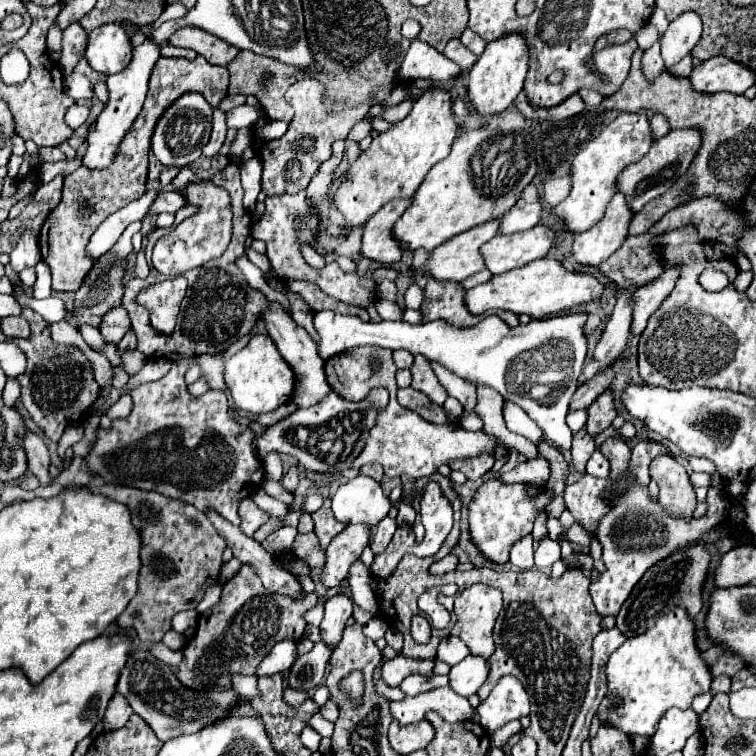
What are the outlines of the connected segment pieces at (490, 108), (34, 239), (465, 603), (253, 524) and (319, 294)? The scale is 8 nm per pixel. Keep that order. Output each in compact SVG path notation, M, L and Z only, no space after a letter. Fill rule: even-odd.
M509 34L489 42L477 64L469 70L467 78L467 98L473 110L481 116L493 116L501 114L507 106L511 106L517 94L523 90L523 82L527 76L527 62L529 62L529 52L523 36Z
M25 230L21 240L17 242L15 250L11 252L11 268L15 272L21 272L25 268L33 268L37 266L37 262L41 260L38 235L33 230Z
M475 584L475 586L465 588L455 598L455 614L457 614L457 620L455 620L453 628L451 628L451 636L461 638L469 646L469 650L471 650L473 656L489 658L495 652L493 624L497 620L497 614L501 610L501 604L503 604L503 598L501 598L501 592L497 588L489 588L485 584Z
M246 497L241 501L239 512L241 512L241 526L239 526L239 528L241 528L241 532L245 532L247 536L253 536L253 532L269 520L269 514L263 512L263 510L259 510L259 508L253 504L251 497Z
M291 280L287 282L287 288L295 294L299 294L313 312L321 312L321 310L333 310L337 314L353 314L357 318L361 318L363 322L369 322L369 314L365 308L357 308L351 304L343 304L331 296L327 296L315 282L309 280Z

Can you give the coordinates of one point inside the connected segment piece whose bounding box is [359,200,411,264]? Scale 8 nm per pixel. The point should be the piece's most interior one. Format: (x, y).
(377, 244)

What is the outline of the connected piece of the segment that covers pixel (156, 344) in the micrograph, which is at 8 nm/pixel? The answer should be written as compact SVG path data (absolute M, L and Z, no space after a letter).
M231 162L225 170L221 170L213 176L213 184L229 190L233 212L231 242L229 242L229 248L223 252L221 258L211 260L209 264L203 264L195 270L185 272L185 278L189 280L189 290L187 290L187 298L181 304L179 322L177 322L175 332L167 334L167 336L153 332L153 328L149 324L149 311L145 306L138 305L136 302L137 295L142 289L165 280L164 275L158 273L151 266L147 278L132 278L124 284L125 292L122 298L122 306L129 312L131 328L137 334L137 350L143 352L151 360L163 358L169 362L177 362L181 358L195 358L195 356L201 356L207 352L213 354L213 352L225 350L231 344L235 344L239 338L243 338L247 332L251 332L255 322L267 310L265 296L259 290L251 288L247 284L245 276L241 274L241 270L237 268L237 258L245 254L245 236L251 228L251 216L243 208L243 188L239 182L239 166L235 162Z

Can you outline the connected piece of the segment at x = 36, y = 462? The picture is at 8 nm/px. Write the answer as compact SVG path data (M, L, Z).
M29 432L25 436L25 442L23 444L25 444L27 460L29 460L29 472L33 472L39 478L41 486L49 486L53 482L53 478L49 474L51 460L49 460L49 450L47 450L45 442L37 434Z

